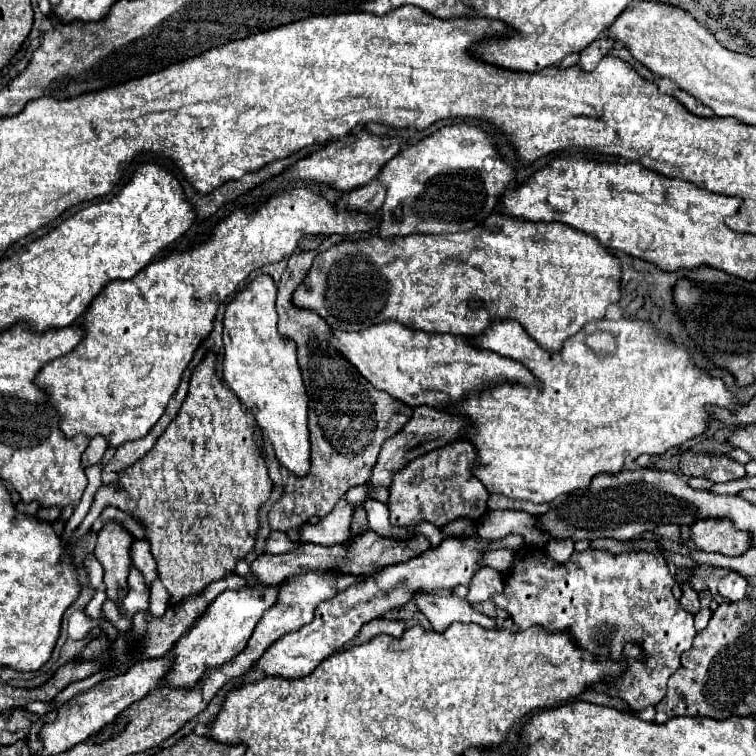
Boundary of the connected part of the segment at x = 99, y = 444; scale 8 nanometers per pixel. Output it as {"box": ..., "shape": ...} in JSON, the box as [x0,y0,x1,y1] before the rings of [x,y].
{"box":[81,436,107,468],"shape":[[[95,436],[95,438],[89,442],[87,450],[83,452],[81,466],[87,468],[87,466],[91,466],[91,464],[97,464],[97,462],[103,458],[105,450],[107,450],[107,440],[105,440],[103,436]]]}

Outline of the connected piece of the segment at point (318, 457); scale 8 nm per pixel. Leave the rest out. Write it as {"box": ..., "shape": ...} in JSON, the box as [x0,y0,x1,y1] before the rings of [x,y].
{"box":[267,238,413,532],"shape":[[[323,238],[315,250],[297,250],[291,254],[279,282],[279,334],[285,340],[293,340],[297,344],[297,360],[309,396],[311,466],[305,476],[287,476],[281,500],[277,500],[267,514],[271,530],[289,532],[305,524],[311,516],[327,516],[349,488],[367,482],[381,444],[395,436],[413,416],[413,408],[391,396],[385,396],[381,390],[371,386],[371,382],[367,382],[339,350],[329,346],[331,330],[323,318],[311,314],[311,310],[295,310],[291,304],[291,294],[299,282],[303,282],[313,264],[313,258],[337,244],[335,240],[337,238]]]}

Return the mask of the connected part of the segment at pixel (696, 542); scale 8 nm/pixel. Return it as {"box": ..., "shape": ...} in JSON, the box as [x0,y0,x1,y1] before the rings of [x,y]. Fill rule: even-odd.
{"box":[689,522,749,556],"shape":[[[695,522],[689,530],[689,542],[701,552],[739,556],[749,548],[749,538],[741,530],[731,530],[729,522]]]}

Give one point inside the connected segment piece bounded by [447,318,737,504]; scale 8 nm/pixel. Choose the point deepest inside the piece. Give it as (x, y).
(596, 411)

